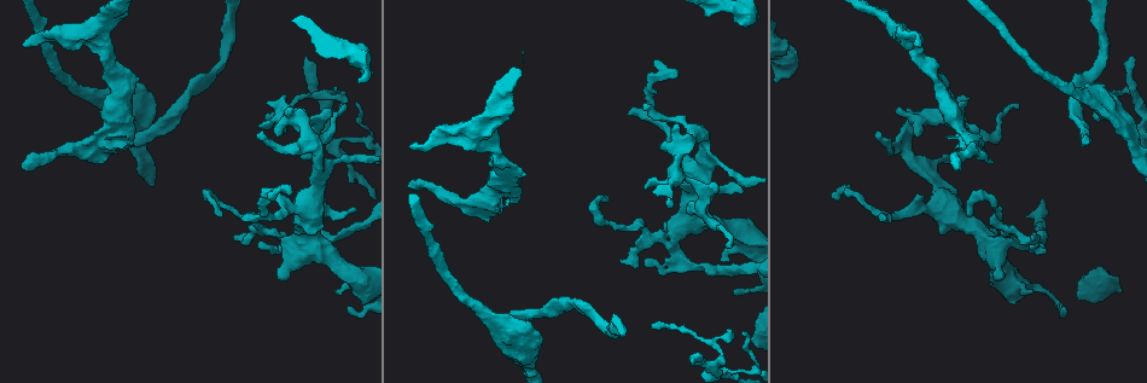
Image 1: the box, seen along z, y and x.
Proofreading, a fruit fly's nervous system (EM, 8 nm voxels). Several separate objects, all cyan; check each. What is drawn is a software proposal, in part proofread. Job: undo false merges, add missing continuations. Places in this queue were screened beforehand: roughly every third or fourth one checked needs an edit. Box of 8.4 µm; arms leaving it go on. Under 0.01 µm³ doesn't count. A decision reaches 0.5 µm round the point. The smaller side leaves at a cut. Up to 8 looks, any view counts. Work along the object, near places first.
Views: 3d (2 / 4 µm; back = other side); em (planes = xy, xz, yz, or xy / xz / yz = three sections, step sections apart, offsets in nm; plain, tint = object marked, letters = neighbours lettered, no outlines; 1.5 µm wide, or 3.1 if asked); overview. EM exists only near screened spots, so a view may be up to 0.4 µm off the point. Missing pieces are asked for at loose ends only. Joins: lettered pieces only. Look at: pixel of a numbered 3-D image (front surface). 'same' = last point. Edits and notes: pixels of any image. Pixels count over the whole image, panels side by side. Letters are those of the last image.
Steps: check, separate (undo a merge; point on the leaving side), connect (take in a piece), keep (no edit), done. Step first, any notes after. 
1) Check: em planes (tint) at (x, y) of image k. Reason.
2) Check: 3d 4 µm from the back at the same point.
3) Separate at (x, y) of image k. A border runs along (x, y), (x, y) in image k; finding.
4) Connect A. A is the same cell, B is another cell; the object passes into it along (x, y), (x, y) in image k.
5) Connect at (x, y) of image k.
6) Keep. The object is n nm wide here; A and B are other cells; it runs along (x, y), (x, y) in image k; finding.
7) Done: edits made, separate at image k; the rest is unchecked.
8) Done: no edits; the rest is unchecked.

Check: 3d 2 µm at (958, 168) of image 1.

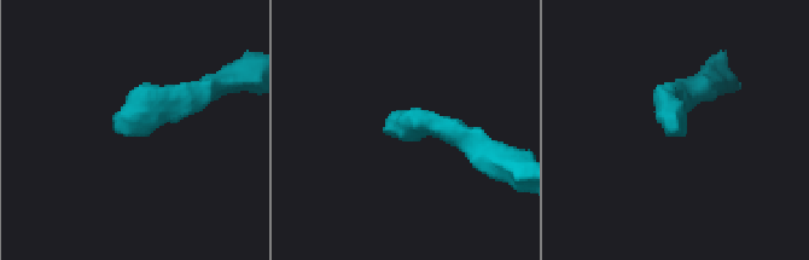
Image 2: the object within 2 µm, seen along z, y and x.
Check: em xz step 8 (letters) at (676, 122) of image 2. Need the tissue.

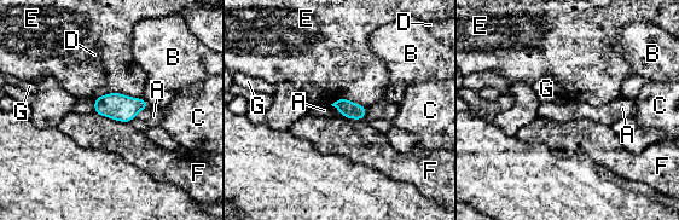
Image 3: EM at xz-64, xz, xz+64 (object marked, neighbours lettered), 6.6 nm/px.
Check: em planes (letters) at the same point.

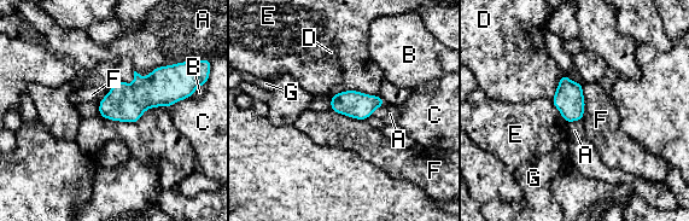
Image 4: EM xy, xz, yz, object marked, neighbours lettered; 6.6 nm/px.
Keep. The longest contact is with A, 460 nm; A, B, C, D, E, F and G are other cells; a border runs along (582, 83), (584, 100), (583, 120) in image 4; none of them fits.

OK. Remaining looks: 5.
Check: 3d 2 µm from the back at (946, 79) of image 1. Stops while still wide.

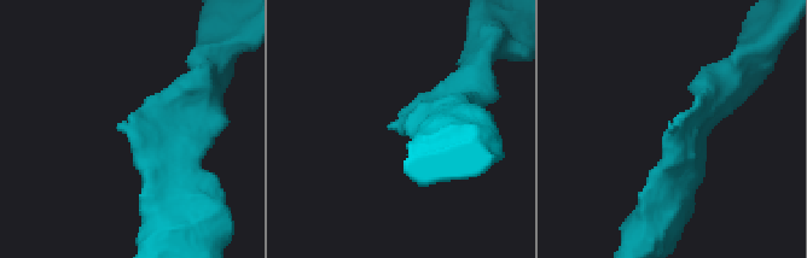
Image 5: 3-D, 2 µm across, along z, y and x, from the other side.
Check: em planes (plain) at (121, 124) of image 5.

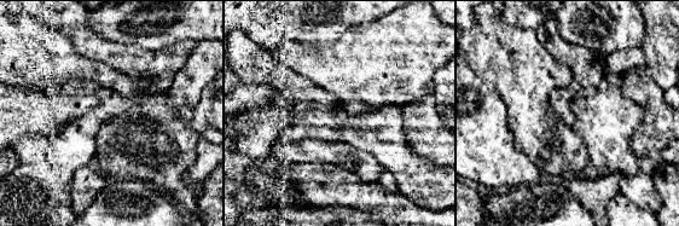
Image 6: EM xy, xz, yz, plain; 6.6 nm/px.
Check: em planes (letters) at the same point.

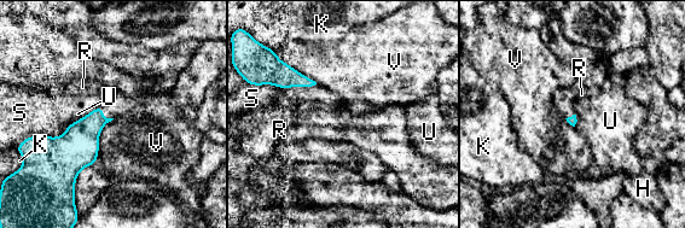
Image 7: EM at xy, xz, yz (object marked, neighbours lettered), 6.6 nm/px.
Keep. H, K, R, S, U and V are other cells; a border runs along (100, 105), (67, 127) in image 7; no lettered piece goes on from it.

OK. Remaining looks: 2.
Check: em planes (tint) at (644, 103) of image 1. Branch stops here.

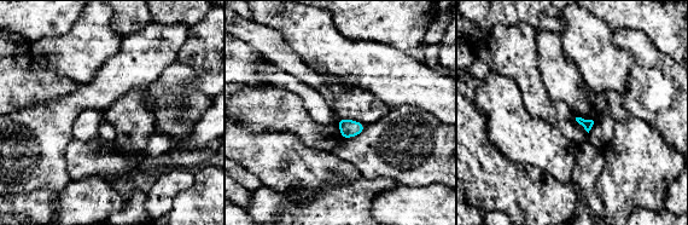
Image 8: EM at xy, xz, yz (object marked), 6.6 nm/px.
Check: em planes (letters) at the same point. See the neighbours.

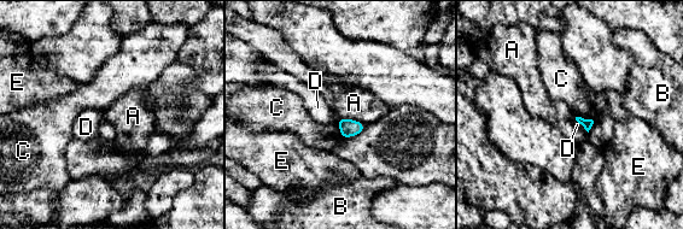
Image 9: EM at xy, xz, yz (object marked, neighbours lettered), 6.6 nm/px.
Keep. The longest contact is with A, 180 nm; A, B, C, D and E are other cells; no lettered piece goes on from it.

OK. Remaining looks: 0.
Done: no edits; the rest is unchecked.

